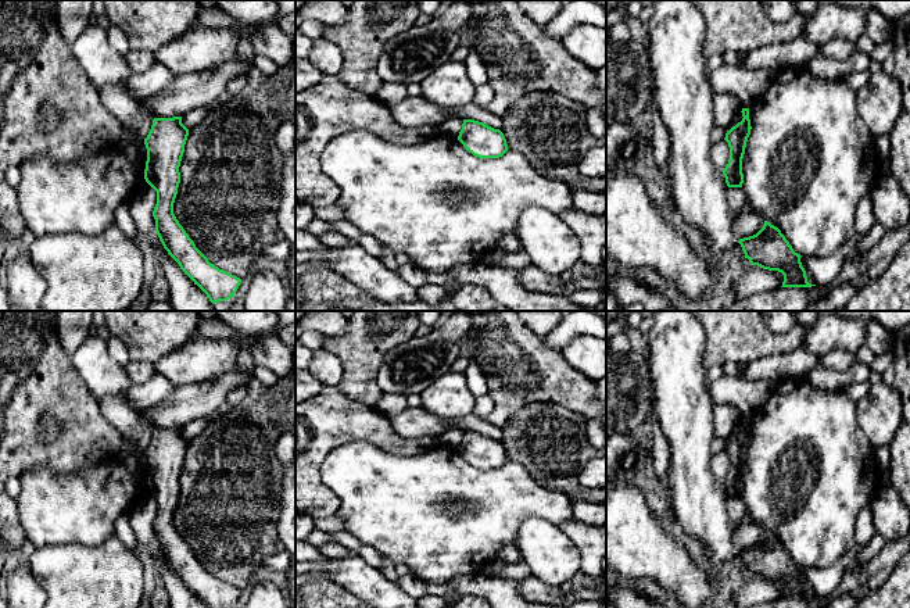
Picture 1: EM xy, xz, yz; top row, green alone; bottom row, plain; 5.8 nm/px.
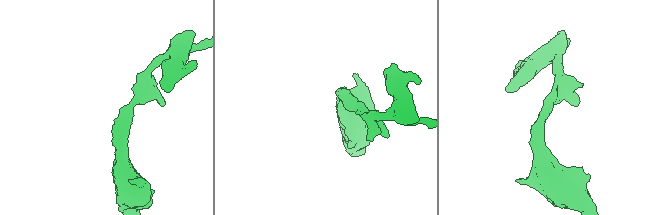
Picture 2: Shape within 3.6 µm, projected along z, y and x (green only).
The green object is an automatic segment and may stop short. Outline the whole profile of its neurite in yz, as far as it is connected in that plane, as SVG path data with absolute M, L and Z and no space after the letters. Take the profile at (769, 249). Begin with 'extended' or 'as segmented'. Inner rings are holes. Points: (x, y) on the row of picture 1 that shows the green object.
as segmented; M764 221L763 228L753 236L739 239L745 258L763 269L778 271L784 275L781 287L812 287L800 262L781 230Z

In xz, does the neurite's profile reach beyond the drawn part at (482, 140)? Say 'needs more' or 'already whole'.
already whole

